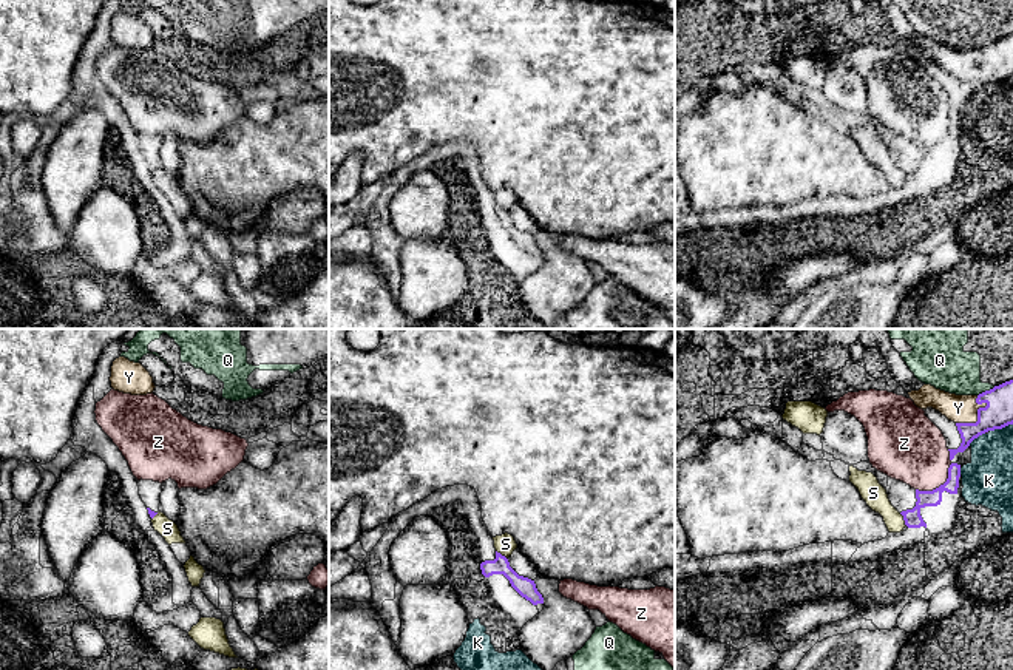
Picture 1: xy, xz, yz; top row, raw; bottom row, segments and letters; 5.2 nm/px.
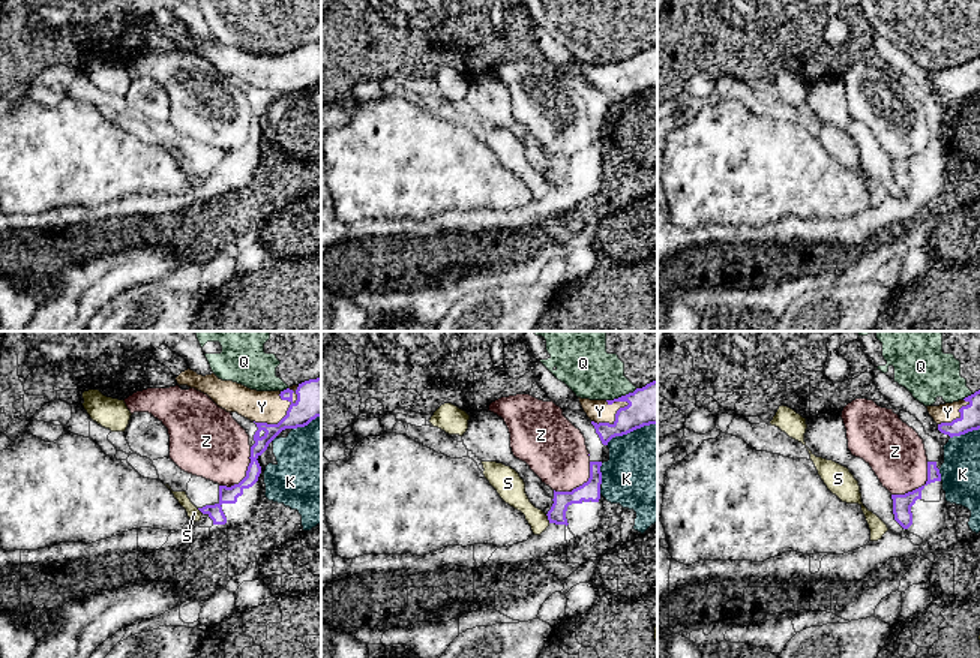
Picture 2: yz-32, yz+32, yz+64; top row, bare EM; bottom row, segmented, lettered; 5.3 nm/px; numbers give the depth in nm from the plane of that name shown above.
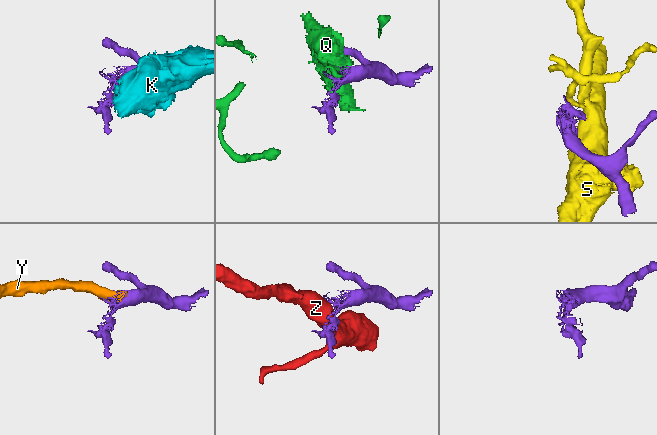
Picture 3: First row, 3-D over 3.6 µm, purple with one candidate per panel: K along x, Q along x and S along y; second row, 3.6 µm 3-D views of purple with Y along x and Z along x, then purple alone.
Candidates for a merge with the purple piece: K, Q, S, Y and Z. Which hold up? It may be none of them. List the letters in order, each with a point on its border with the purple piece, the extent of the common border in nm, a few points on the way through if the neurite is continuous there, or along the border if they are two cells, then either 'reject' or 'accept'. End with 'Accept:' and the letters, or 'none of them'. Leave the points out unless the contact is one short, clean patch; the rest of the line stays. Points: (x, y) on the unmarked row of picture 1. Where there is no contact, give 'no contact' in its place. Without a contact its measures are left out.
K: contact yz (976, 91); length 110 nm; reject
Q: contact yz (985, 45); length 110 nm; border yz (995, 40), (978, 50); reject
S: contact yz (904, 173); length 80 nm; reject
Y: contact yz (978, 74); length 200 nm; accept
Z: contact yz (941, 139); length 240 nm; reject
Accept: Y

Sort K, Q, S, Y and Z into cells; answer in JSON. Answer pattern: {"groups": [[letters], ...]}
{"groups": [["K"], ["Q"], ["S"], ["Y"], ["Z"]]}

